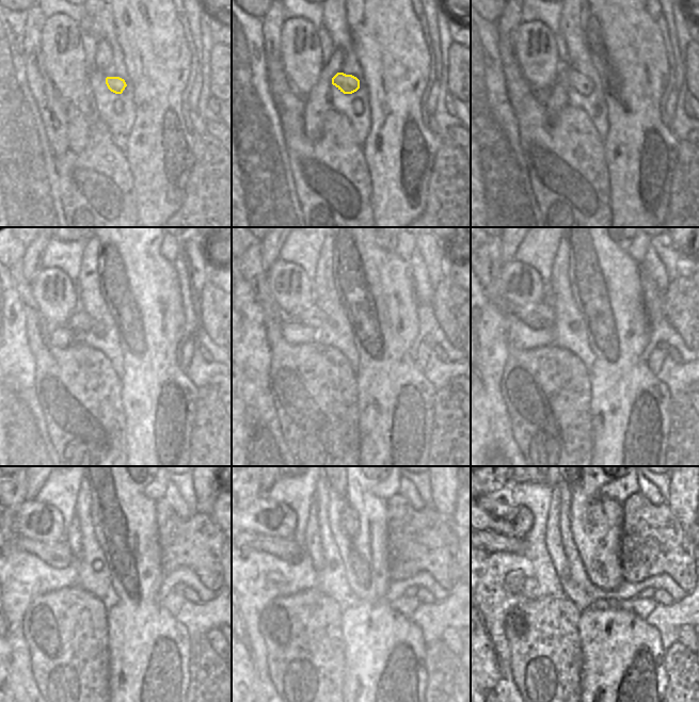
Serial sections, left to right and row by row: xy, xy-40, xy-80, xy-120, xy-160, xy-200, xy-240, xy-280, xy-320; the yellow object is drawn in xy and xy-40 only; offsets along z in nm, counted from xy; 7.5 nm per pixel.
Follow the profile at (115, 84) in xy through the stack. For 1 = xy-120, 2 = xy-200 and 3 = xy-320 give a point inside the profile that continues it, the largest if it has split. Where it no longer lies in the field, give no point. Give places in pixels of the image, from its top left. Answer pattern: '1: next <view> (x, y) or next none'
1: next xy-120 (79, 321)
2: next xy-200 (538, 315)
3: next xy-320 (492, 542)

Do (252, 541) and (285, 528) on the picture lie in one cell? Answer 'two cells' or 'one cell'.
two cells

